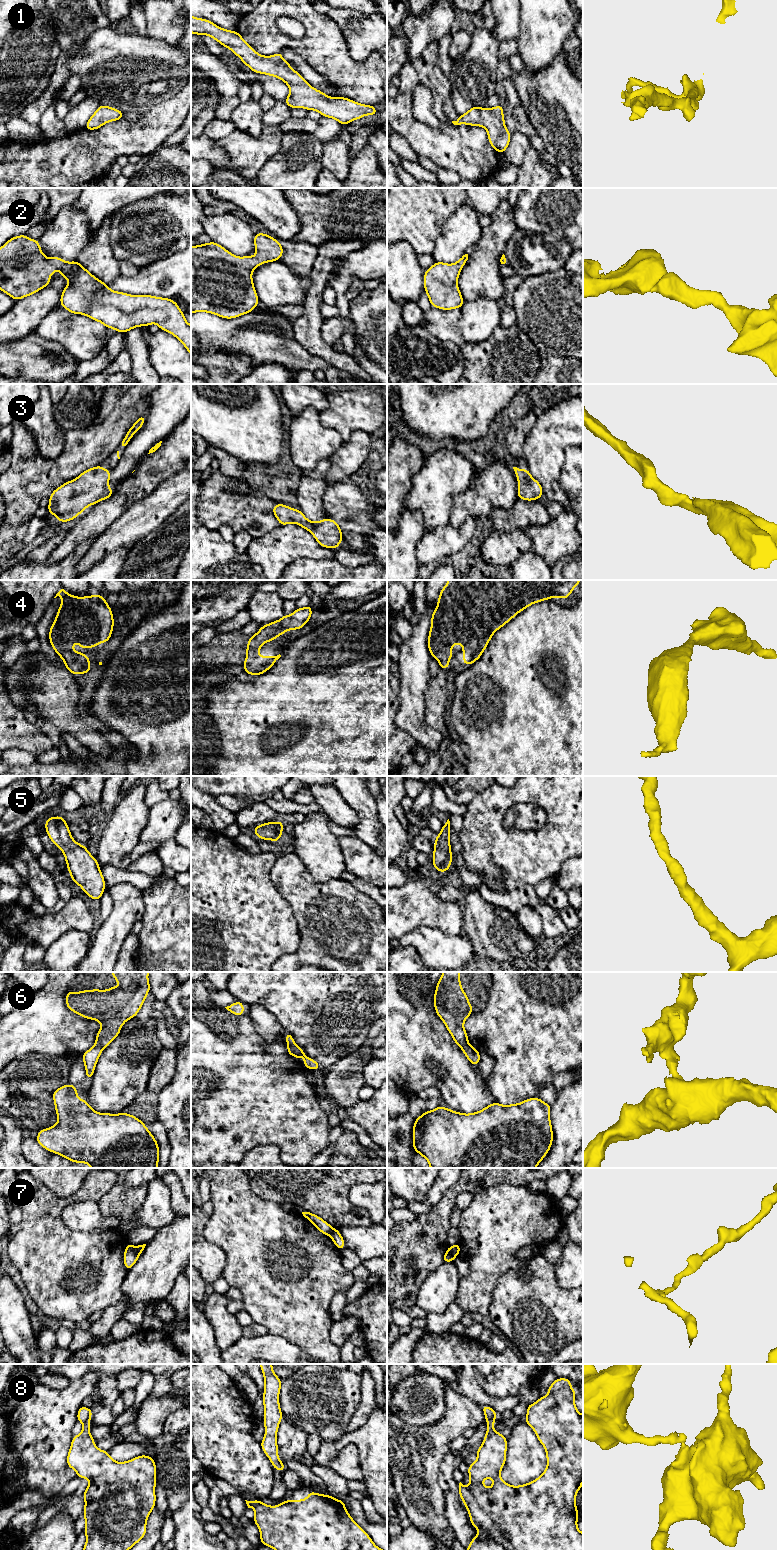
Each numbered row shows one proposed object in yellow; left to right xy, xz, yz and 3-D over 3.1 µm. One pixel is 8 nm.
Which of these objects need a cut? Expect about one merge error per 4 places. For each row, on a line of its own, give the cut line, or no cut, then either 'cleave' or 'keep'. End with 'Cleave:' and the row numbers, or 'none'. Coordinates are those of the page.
1: no cut; keep
2: no cut; keep
3: no cut; keep
4: no cut; keep
5: no cut; keep
6: cut in xz along (287, 1044), (297, 1047); cleave
7: cut in xy along (134, 1247), (138, 1255); cleave
8: cut in xy along (89, 1420), (83, 1424); cleave
Cleave: 6, 7, 8

